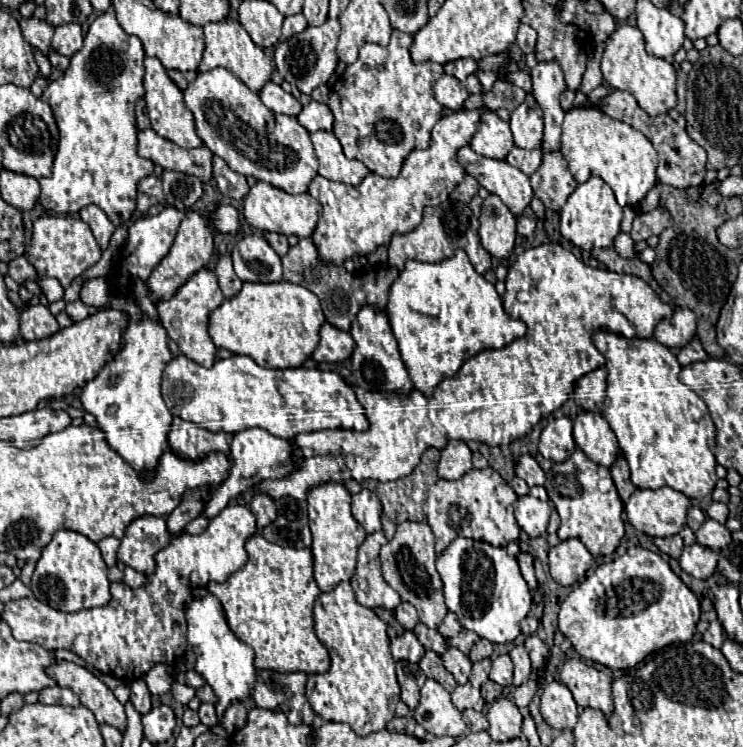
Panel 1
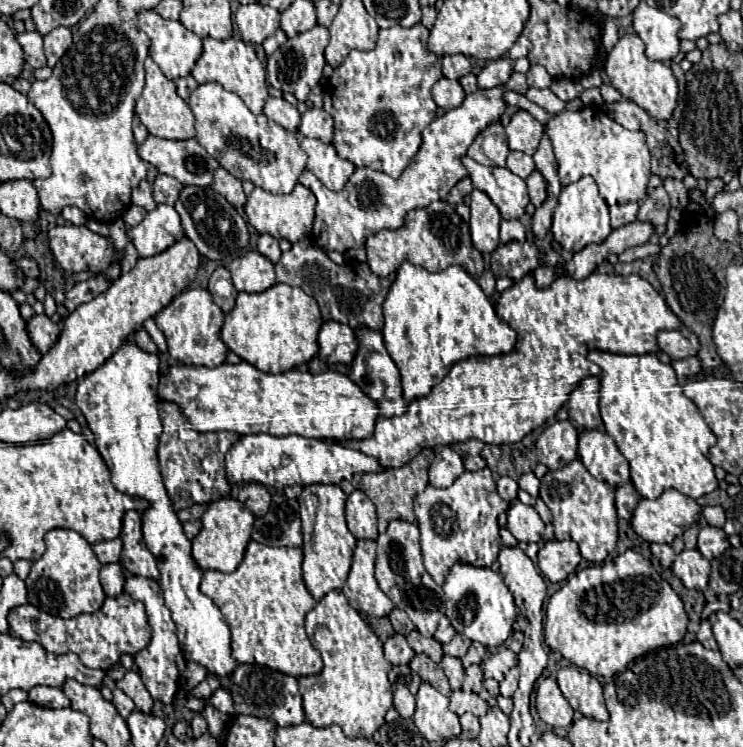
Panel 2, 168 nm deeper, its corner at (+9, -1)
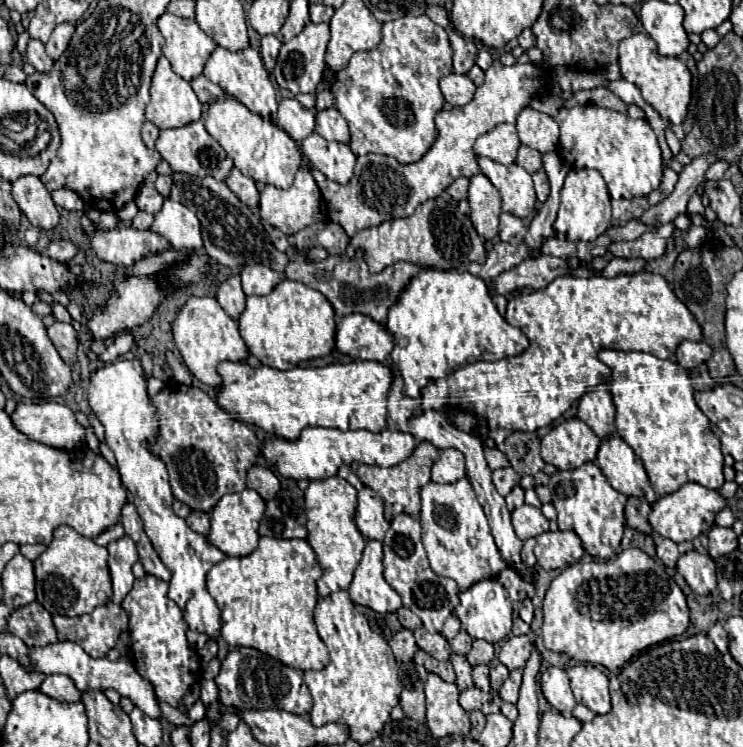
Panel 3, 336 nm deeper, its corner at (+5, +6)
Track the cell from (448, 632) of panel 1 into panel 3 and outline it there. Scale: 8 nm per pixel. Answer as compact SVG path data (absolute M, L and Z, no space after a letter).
M450 616L442 628L442 634L446 640L452 640L460 632L460 620L456 616Z

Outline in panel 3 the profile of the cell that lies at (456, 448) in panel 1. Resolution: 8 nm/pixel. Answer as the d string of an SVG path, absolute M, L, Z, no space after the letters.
M442 450L440 458L434 462L432 466L432 482L456 482L462 480L466 476L466 468L464 468L464 456L454 450Z

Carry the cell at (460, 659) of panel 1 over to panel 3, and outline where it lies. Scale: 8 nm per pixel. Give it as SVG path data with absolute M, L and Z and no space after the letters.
M452 654L450 656L450 662L454 666L454 672L456 672L456 684L460 690L464 688L472 688L474 682L472 682L472 666L468 664L468 660L464 656L458 656L458 654Z

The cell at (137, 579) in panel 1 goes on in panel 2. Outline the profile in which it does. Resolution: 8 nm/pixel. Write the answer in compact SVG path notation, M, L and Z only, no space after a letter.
M128 577L124 583L124 591L132 595L132 599L138 599L146 605L146 613L148 613L148 621L152 627L152 639L150 645L146 647L146 651L136 653L134 661L140 669L140 677L146 685L146 689L150 691L150 695L154 699L160 699L164 703L172 703L174 693L178 691L180 685L180 675L186 669L186 659L182 655L182 649L178 645L178 637L176 637L176 625L170 617L170 609L164 605L164 597L162 597L162 589L158 585L158 581L154 579L146 579L146 577Z

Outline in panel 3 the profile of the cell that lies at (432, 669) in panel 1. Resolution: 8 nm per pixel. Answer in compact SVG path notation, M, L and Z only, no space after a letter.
M418 652L418 656L416 656L416 662L418 664L422 664L428 672L432 672L432 674L438 674L442 680L446 680L446 682L454 682L456 680L456 676L454 676L454 668L452 668L452 664L446 660L446 662L440 662L440 660L434 660L430 654L426 654L426 652Z

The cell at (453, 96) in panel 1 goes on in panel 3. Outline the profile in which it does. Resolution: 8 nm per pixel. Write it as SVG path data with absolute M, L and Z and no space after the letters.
M448 74L440 80L440 90L448 104L464 106L472 100L476 86L466 74Z

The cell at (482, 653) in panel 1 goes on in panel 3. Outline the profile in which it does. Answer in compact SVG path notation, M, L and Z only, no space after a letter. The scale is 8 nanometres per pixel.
M474 640L472 650L468 652L466 658L468 658L468 662L472 666L476 666L476 664L490 664L492 658L494 658L494 646L490 642L486 642L486 640Z

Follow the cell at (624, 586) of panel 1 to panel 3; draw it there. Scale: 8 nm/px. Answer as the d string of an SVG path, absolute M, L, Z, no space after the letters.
M628 548L620 552L616 560L608 562L597 559L583 562L581 559L562 570L552 580L542 602L542 640L544 646L552 652L564 652L578 662L590 662L600 664L608 670L618 670L629 662L636 652L684 634L690 624L688 616L690 614L686 598L676 586L676 582L666 574L664 566L640 548Z

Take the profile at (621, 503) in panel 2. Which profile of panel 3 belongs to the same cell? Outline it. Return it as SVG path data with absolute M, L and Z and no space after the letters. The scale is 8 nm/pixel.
M628 498L628 504L626 504L626 520L628 520L628 526L642 532L642 534L654 534L652 526L648 524L648 514L650 514L650 504L648 502L642 502L638 498Z

